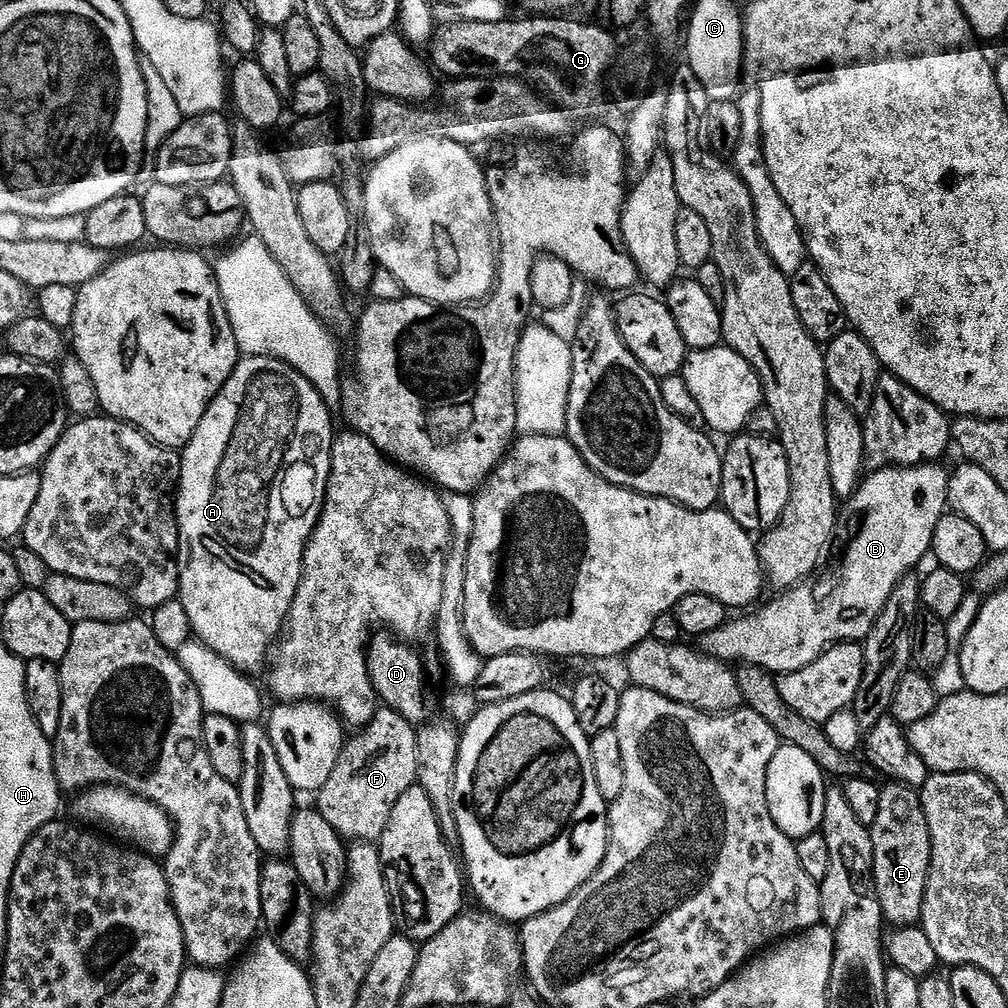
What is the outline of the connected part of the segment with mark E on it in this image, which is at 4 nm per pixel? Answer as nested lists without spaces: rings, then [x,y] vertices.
[[[885,783],[880,789],[878,818],[874,818],[870,831],[872,833],[872,845],[874,846],[872,877],[876,883],[876,893],[878,894],[883,919],[885,921],[897,920],[895,923],[900,926],[919,921],[924,914],[924,895],[926,894],[928,875],[932,865],[930,826],[926,822],[926,810],[920,801],[919,791],[911,788],[909,784]]]

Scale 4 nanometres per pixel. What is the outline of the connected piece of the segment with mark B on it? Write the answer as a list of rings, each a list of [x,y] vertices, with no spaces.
[[[936,462],[889,466],[865,475],[855,494],[847,501],[848,509],[842,512],[843,519],[844,516],[848,519],[848,541],[836,564],[828,569],[825,567],[811,582],[797,584],[795,588],[777,595],[780,597],[770,601],[757,616],[744,616],[741,620],[732,618],[720,628],[710,630],[699,637],[699,651],[720,661],[740,660],[736,662],[741,665],[753,664],[773,674],[787,674],[810,666],[810,662],[817,660],[834,644],[860,642],[867,638],[900,580],[915,569],[927,551],[932,550],[934,530],[948,508],[950,472],[940,466]]]

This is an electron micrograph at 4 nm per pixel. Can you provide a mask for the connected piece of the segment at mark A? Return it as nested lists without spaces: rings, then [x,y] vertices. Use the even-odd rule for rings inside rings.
[[[252,354],[252,357],[241,359],[236,365],[235,375],[256,376],[249,384],[236,384],[229,382],[225,384],[224,391],[212,399],[212,404],[206,410],[198,430],[192,436],[191,442],[183,449],[180,462],[180,482],[178,485],[181,493],[188,492],[188,497],[178,504],[178,523],[180,526],[180,539],[186,545],[186,556],[188,552],[188,564],[180,570],[180,591],[178,599],[182,606],[186,606],[186,614],[190,616],[190,626],[192,627],[195,639],[201,640],[206,646],[218,653],[226,662],[230,662],[238,671],[245,674],[256,674],[256,671],[265,664],[277,643],[278,637],[283,633],[284,626],[288,622],[288,615],[292,609],[292,603],[296,597],[296,591],[300,588],[300,582],[304,579],[304,550],[308,546],[308,539],[312,536],[312,531],[316,528],[316,523],[320,520],[320,515],[324,512],[324,499],[328,493],[328,479],[332,469],[332,442],[334,439],[334,416],[331,411],[322,412],[322,434],[314,434],[308,440],[308,452],[310,452],[310,468],[306,468],[300,476],[296,474],[296,488],[288,486],[288,454],[294,448],[296,436],[298,436],[298,426],[302,418],[302,408],[320,408],[324,405],[324,399],[318,394],[318,390],[307,380],[307,378],[296,368],[291,368],[289,364],[283,364],[281,360],[267,354]]]

